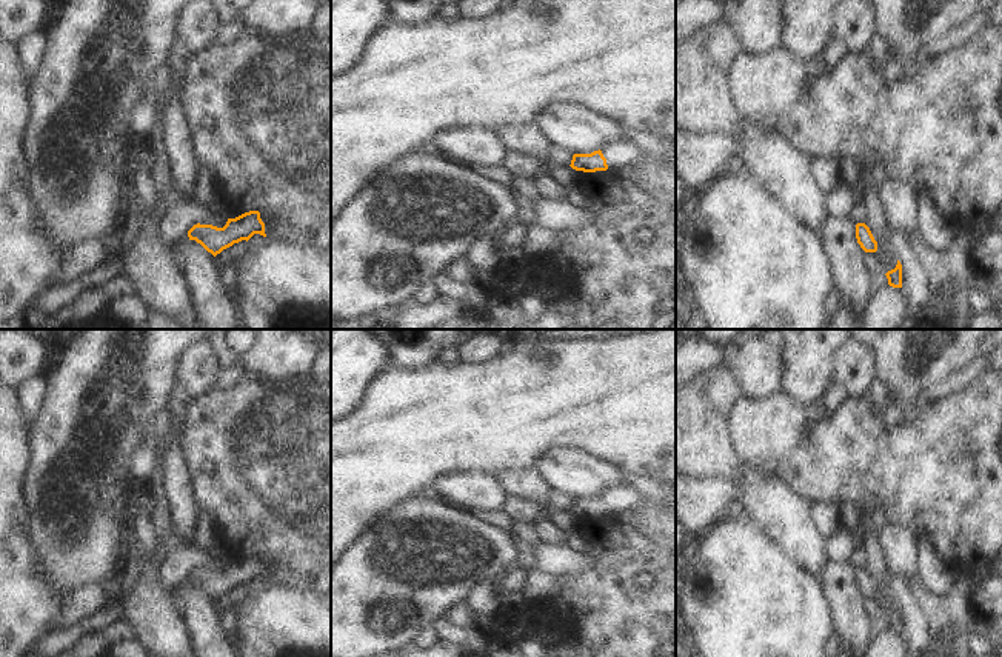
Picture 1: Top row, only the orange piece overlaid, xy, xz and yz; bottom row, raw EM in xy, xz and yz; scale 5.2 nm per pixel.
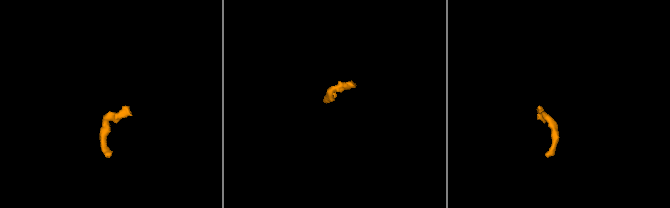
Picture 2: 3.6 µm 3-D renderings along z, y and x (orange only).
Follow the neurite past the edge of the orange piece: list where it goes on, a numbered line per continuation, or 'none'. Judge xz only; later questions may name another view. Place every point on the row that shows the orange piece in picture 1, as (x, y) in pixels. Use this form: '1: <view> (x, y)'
1: xz (622, 153)

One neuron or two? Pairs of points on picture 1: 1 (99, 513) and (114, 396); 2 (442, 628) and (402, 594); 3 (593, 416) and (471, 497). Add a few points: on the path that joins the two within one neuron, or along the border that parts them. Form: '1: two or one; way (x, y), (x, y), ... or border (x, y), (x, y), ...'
1: one; way (99, 483), (99, 425)
2: two; border (442, 616), (430, 626)
3: two; border (456, 470), (480, 470), (491, 474)

